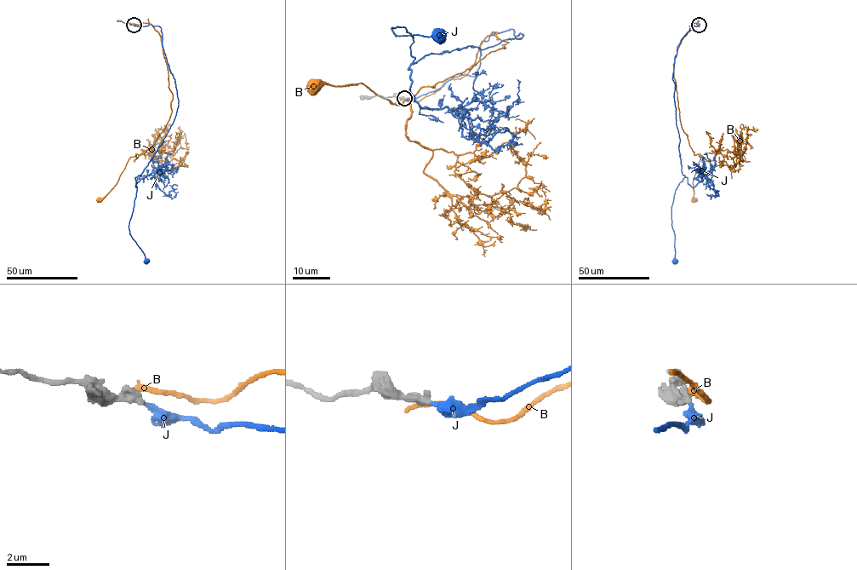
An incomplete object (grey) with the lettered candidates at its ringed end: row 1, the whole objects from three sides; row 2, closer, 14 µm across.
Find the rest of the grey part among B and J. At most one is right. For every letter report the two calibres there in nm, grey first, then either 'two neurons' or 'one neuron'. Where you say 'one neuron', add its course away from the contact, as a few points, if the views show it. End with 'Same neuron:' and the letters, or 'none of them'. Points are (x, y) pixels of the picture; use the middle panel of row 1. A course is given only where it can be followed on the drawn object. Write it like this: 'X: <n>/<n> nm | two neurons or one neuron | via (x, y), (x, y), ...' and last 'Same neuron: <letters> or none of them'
B: 440/280 nm | two neurons
J: 380/260 nm | one neuron | via (404, 98), (477, 76), (490, 35), (523, 35), (415, 62), (412, 36), (391, 28), (441, 36)
Same neuron: J

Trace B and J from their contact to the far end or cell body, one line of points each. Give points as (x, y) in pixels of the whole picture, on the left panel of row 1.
B: (133, 24), (148, 22), (161, 37), (173, 96), (171, 113), (153, 145), (131, 157), (117, 183), (99, 200)
J: (134, 25), (161, 28), (179, 100), (173, 123), (136, 181), (128, 227), (147, 260)

